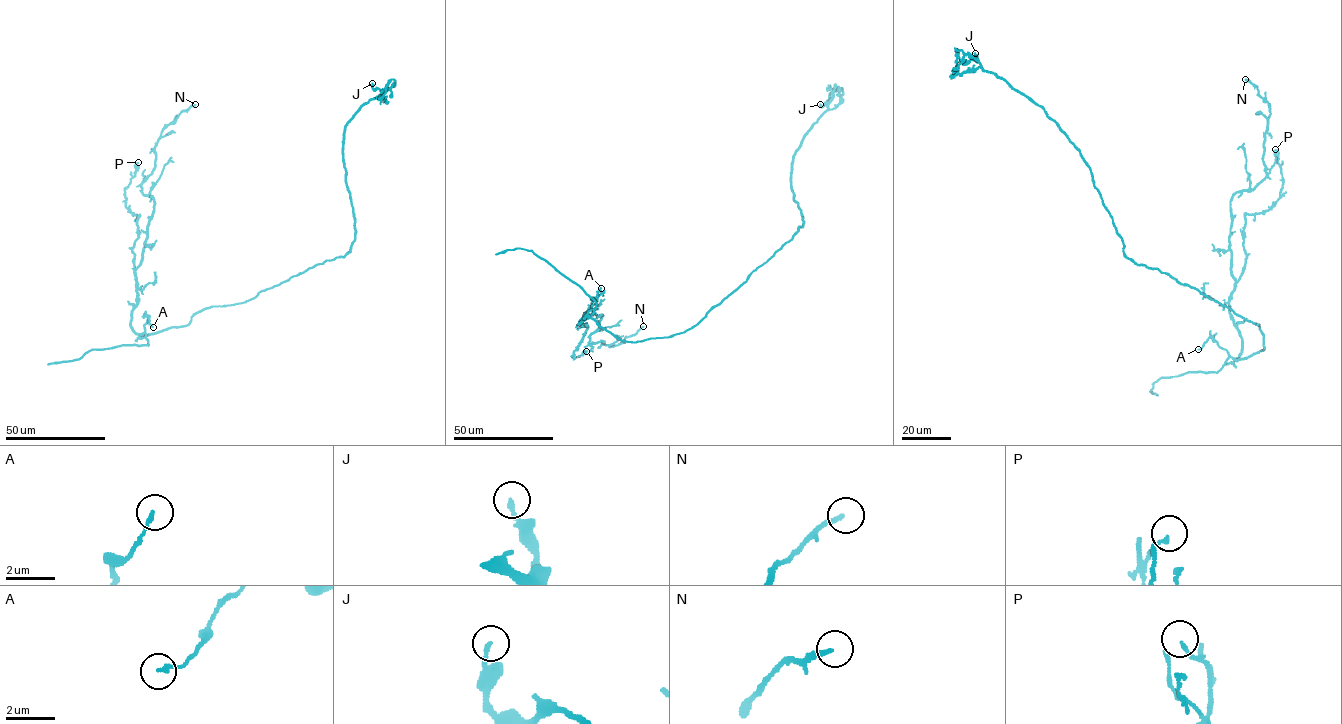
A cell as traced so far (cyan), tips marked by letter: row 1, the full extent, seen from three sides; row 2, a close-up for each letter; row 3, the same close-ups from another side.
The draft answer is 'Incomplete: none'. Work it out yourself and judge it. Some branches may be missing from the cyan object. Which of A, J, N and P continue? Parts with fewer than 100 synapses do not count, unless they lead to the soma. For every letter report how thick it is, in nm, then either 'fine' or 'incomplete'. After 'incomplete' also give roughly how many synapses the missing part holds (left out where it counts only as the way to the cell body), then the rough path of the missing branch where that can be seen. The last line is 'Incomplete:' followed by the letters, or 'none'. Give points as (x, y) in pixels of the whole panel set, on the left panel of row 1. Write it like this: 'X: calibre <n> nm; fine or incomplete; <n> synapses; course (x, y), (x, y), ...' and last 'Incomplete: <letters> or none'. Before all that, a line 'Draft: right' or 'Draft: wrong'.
Draft: right
A: calibre 150 nm; fine
J: calibre 180 nm; fine
N: calibre 170 nm; fine
P: calibre 90 nm; fine
Incomplete: none

